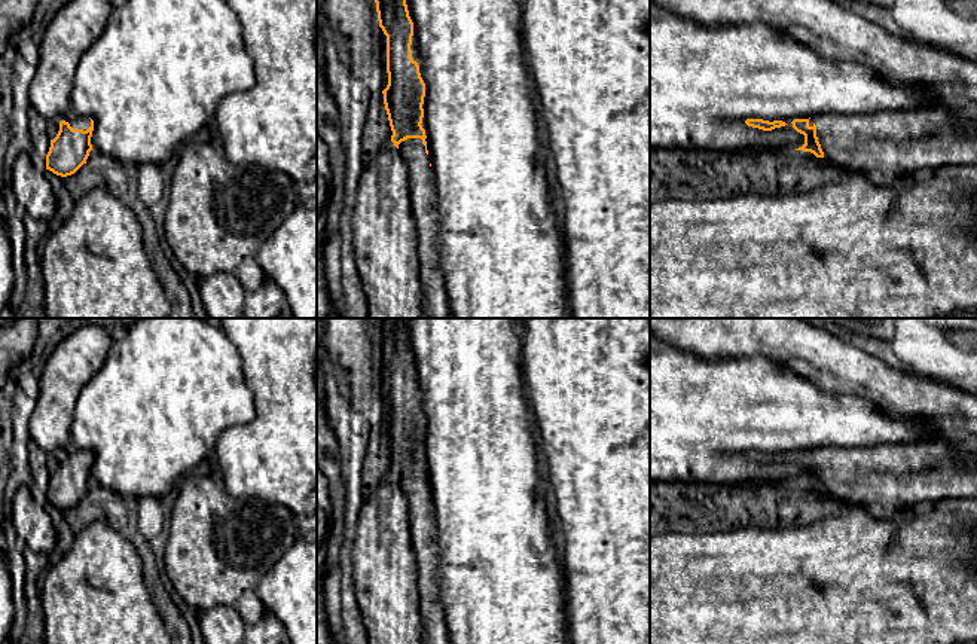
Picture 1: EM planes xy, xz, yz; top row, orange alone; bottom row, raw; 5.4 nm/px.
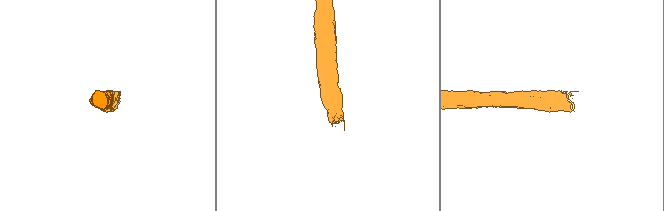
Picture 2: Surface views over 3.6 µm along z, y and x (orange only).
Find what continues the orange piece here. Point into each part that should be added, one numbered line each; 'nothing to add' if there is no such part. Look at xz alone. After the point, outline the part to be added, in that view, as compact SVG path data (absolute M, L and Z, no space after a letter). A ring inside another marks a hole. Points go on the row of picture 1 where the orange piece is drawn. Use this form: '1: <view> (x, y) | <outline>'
1: xz (421, 183) | M421 138L402 141L399 152L407 165L418 231L418 275L424 292L424 318L451 318L445 280L439 268L439 211L430 156Z

